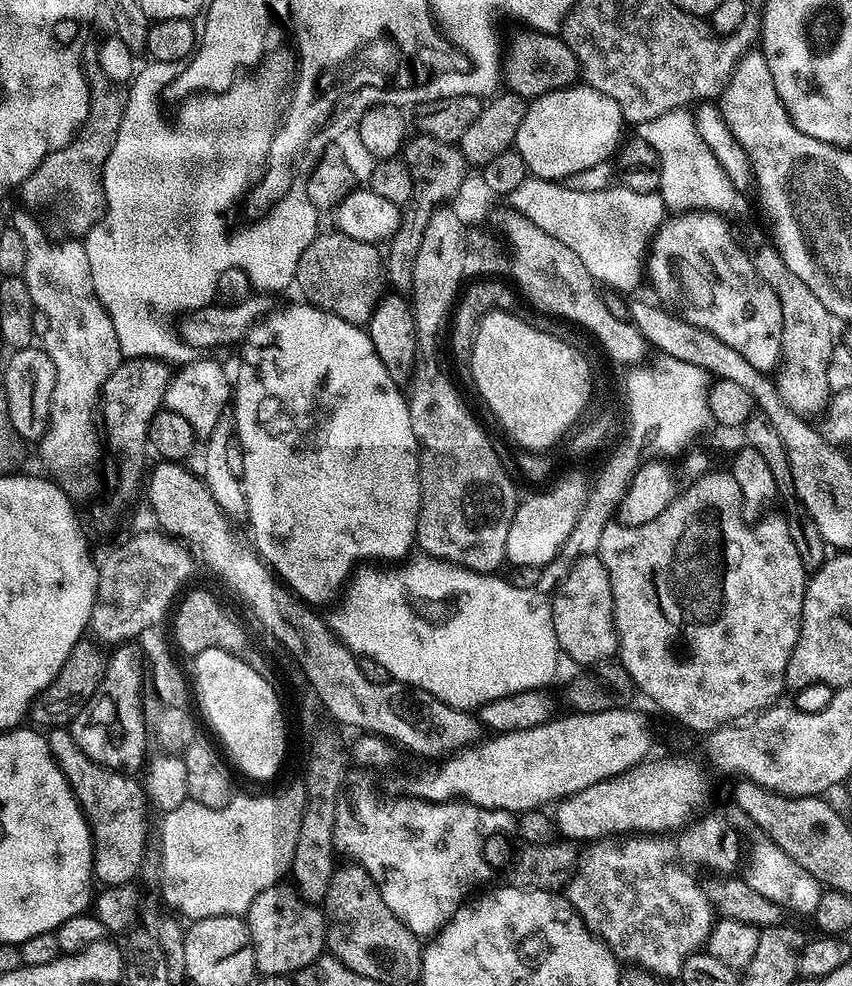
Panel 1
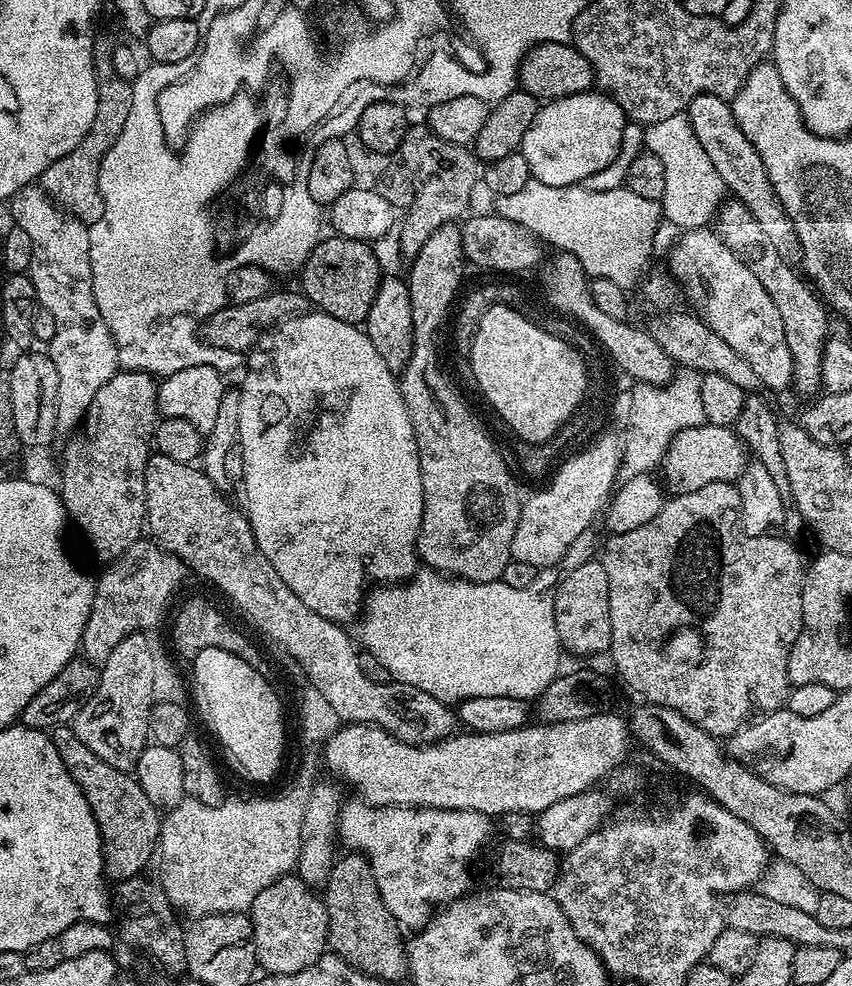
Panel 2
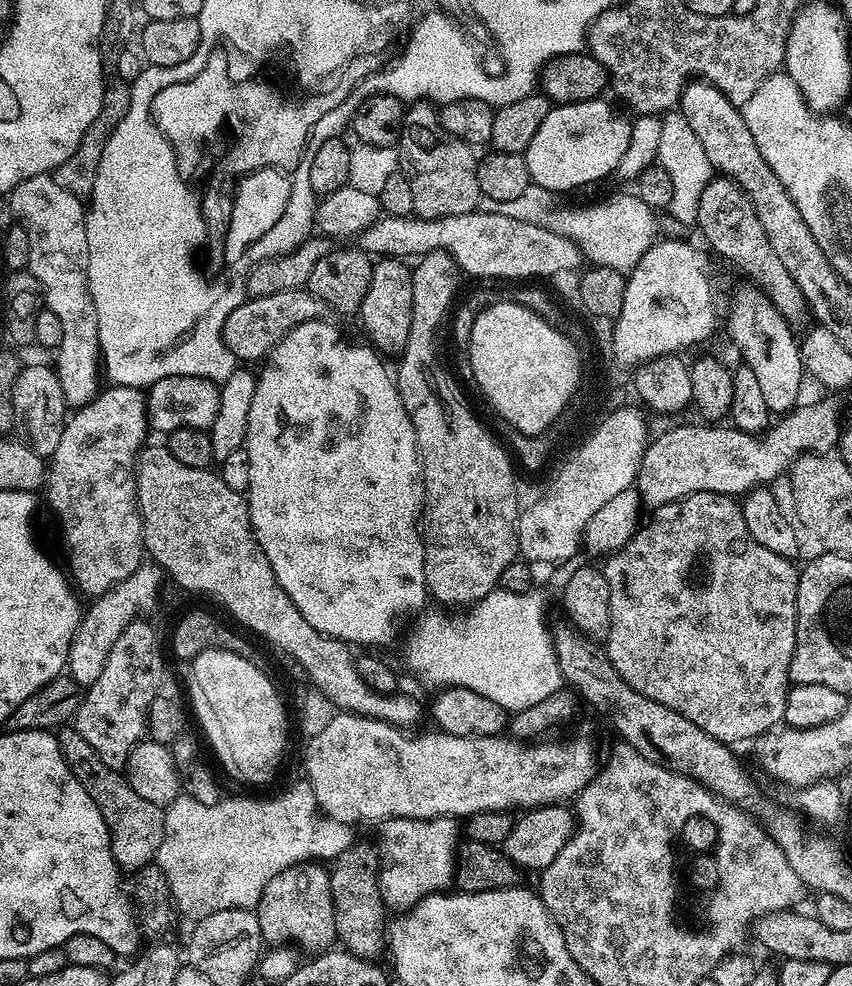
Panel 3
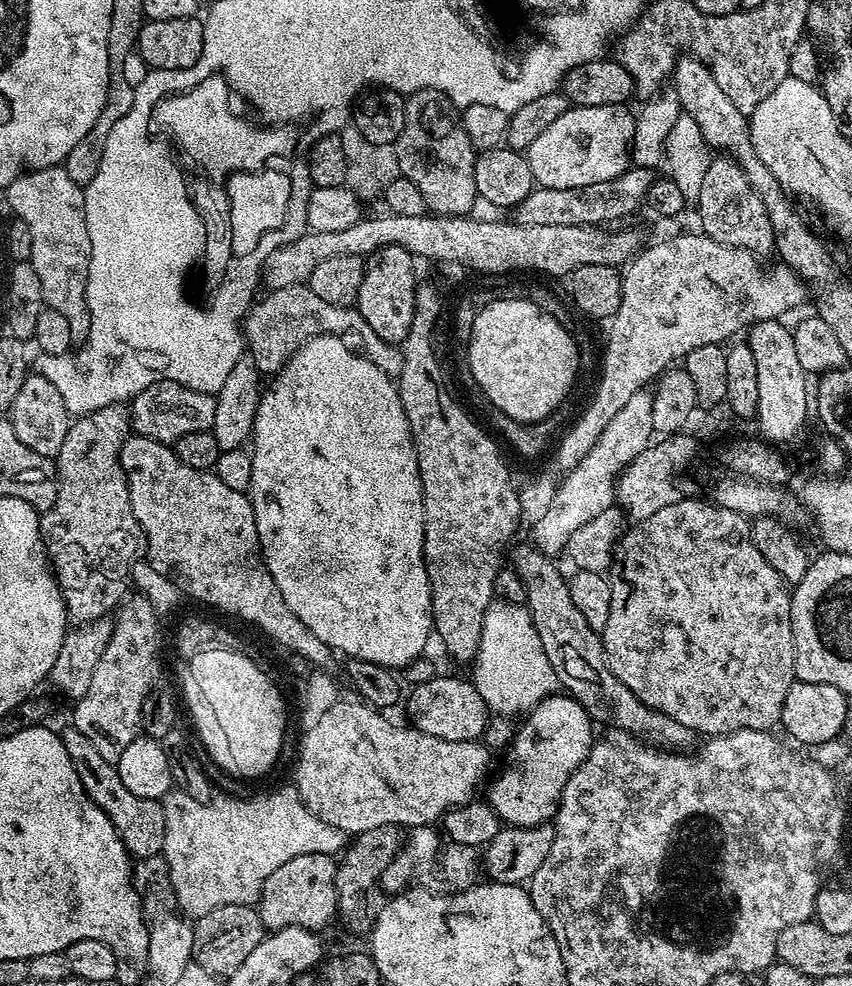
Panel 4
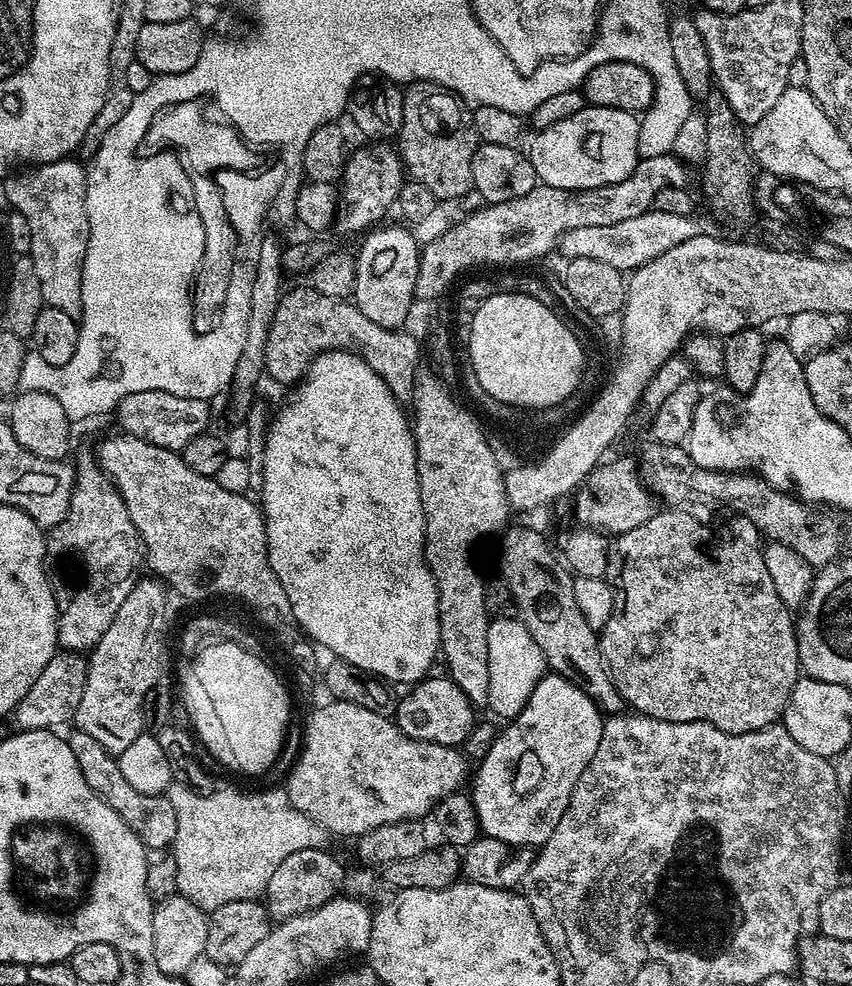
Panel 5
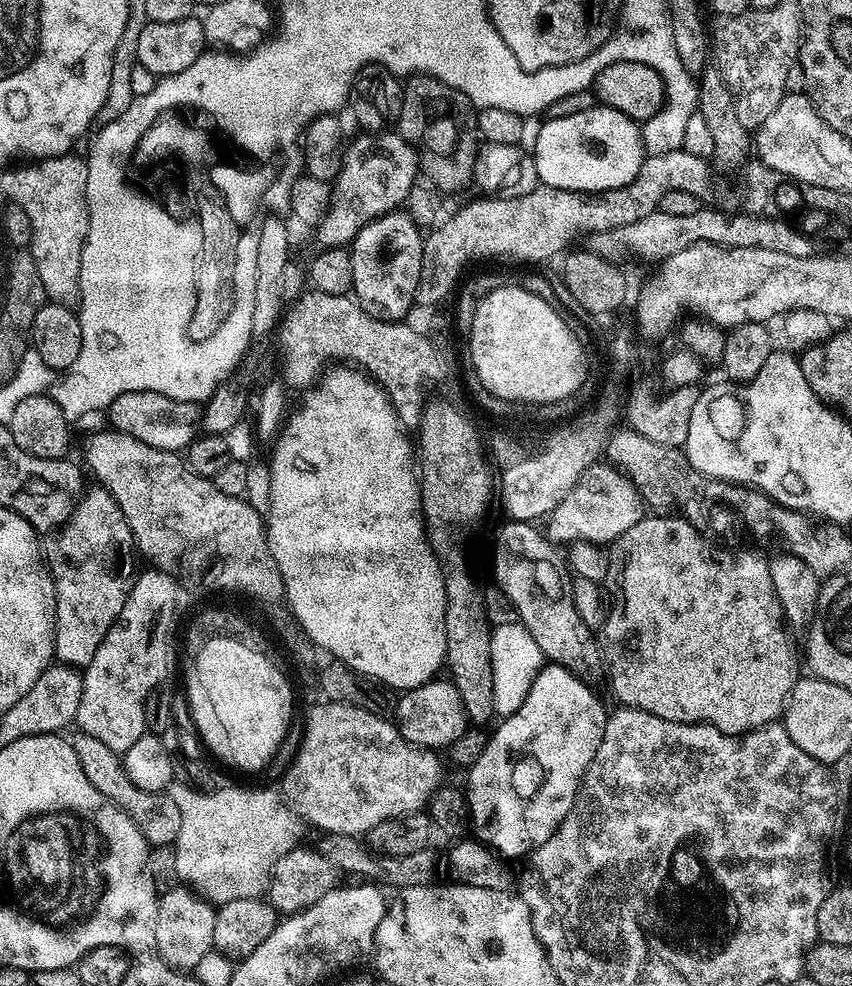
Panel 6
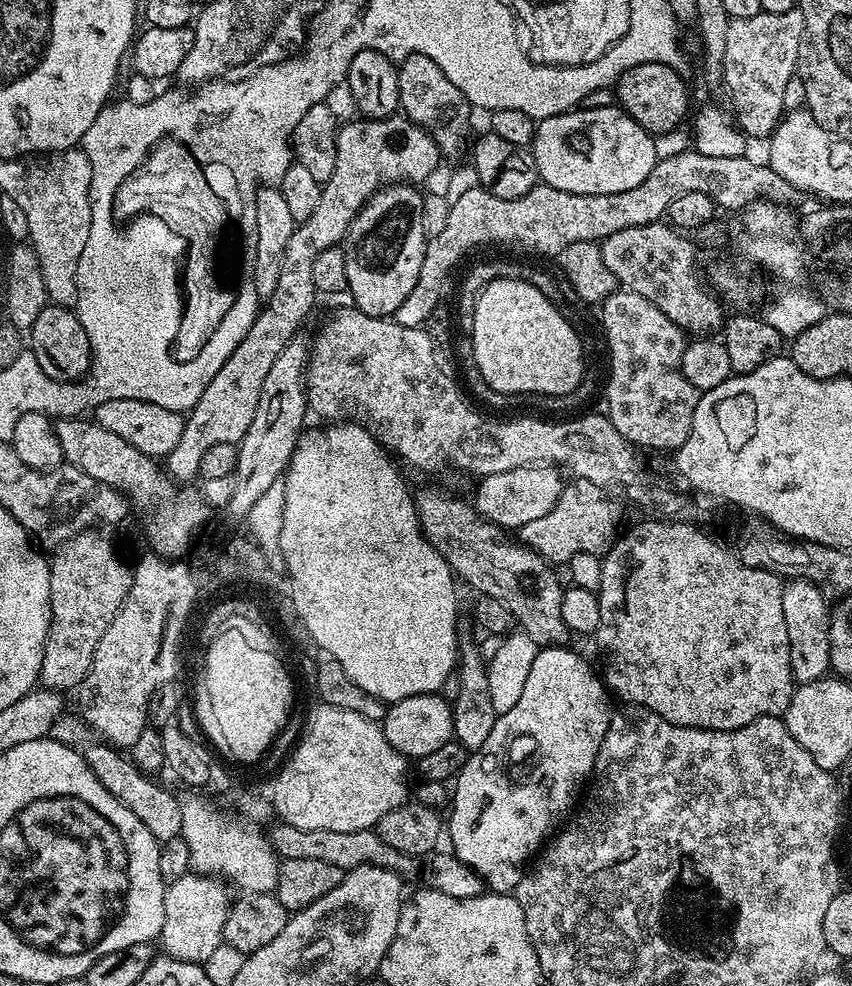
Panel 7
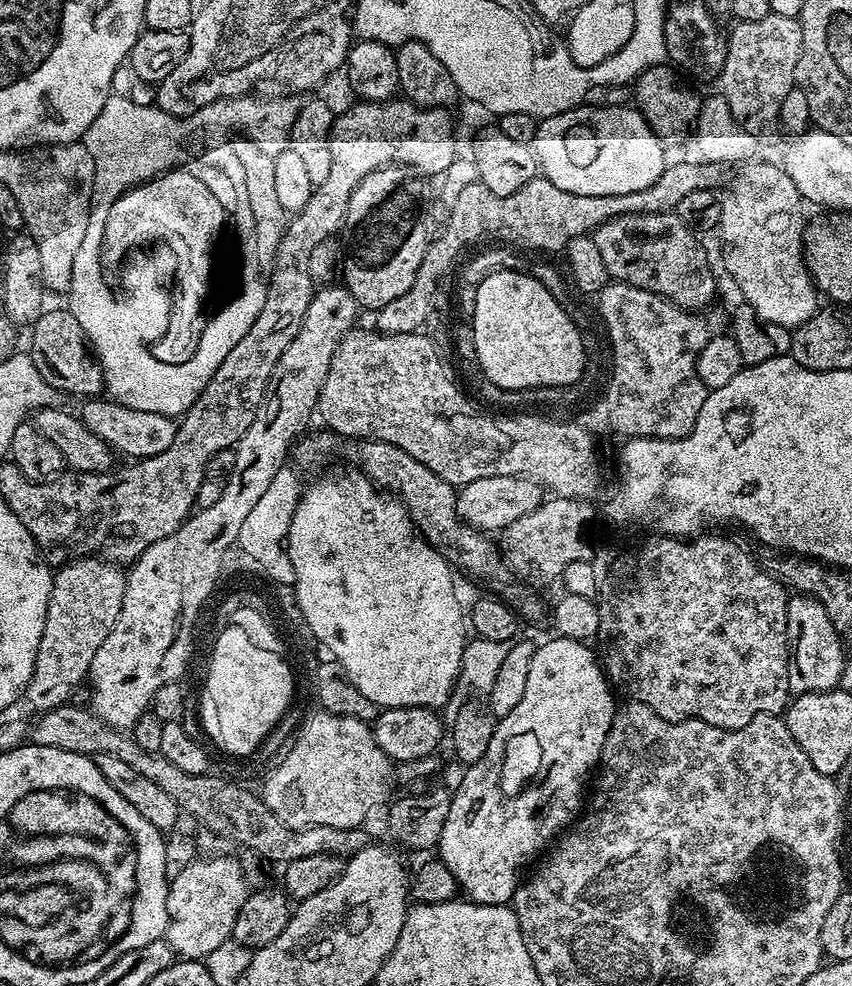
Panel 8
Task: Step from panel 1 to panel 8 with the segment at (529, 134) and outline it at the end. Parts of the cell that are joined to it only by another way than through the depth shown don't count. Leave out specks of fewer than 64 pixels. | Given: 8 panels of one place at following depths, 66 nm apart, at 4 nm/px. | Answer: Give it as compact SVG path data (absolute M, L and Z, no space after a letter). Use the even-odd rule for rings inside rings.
M577 106L562 114L543 117L539 121L534 151L536 163L543 179L554 182L558 190L570 190L570 194L634 194L634 190L646 190L664 173L666 159L660 137L650 130L646 118L635 107L591 108Z

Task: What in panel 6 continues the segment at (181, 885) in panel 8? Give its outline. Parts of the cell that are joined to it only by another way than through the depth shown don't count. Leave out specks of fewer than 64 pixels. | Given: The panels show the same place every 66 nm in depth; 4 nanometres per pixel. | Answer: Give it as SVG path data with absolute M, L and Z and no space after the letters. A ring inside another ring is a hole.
M172 886L159 897L158 922L154 922L154 938L161 958L170 967L195 970L202 958L214 948L216 908L187 886Z

